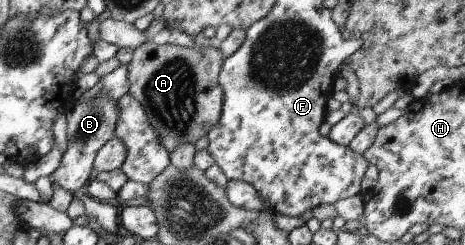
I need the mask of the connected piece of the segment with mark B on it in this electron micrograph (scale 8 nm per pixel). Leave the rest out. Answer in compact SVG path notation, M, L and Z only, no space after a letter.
M104 94L75 103L74 108L65 114L66 150L61 154L58 167L48 176L52 185L59 186L70 194L86 186L96 152L104 142L114 137L116 118L118 118L116 101L106 98Z

